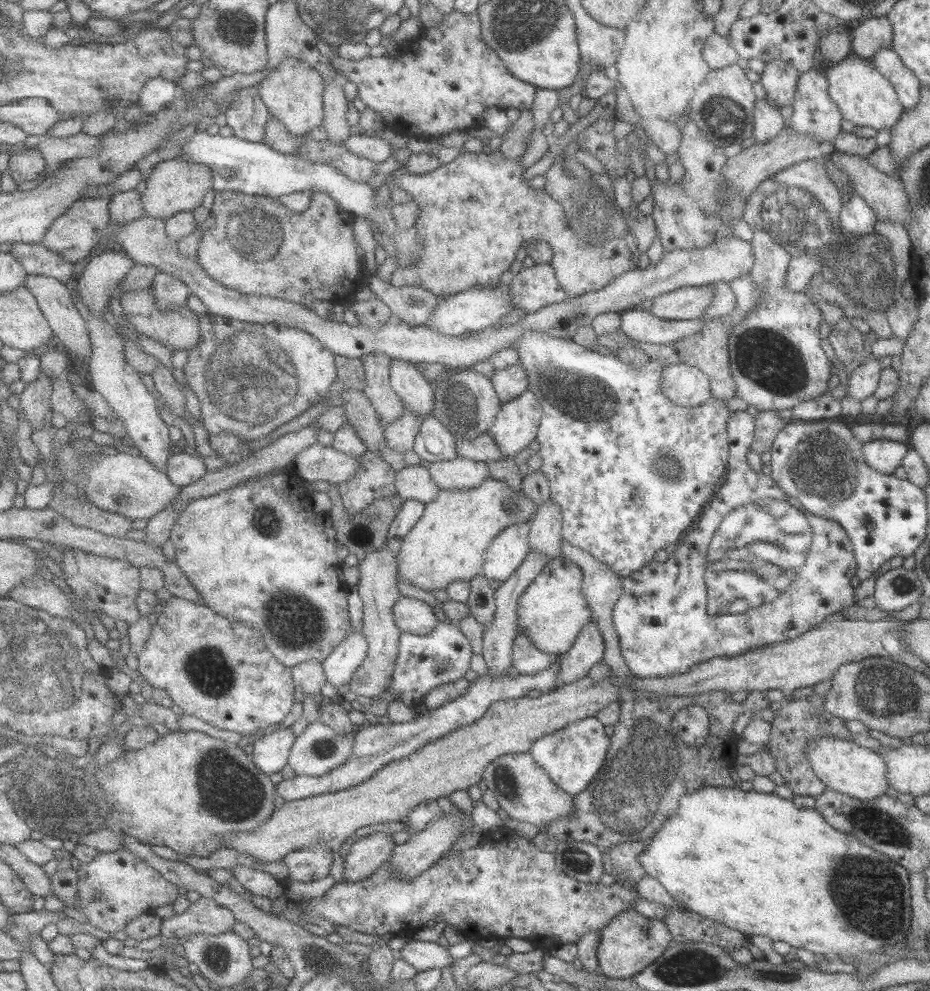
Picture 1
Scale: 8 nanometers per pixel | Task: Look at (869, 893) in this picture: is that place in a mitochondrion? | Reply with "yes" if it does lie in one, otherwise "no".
yes

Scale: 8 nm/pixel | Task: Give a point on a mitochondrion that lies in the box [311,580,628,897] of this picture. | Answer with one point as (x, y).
(577, 862)

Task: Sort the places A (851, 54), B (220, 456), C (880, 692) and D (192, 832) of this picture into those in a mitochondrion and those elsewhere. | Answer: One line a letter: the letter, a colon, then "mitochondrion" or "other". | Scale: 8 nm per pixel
A: other
B: other
C: mitochondrion
D: other

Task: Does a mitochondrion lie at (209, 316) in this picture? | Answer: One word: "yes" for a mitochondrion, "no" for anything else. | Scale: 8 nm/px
no

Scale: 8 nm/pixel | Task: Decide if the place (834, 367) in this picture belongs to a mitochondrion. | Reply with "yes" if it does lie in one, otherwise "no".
no

